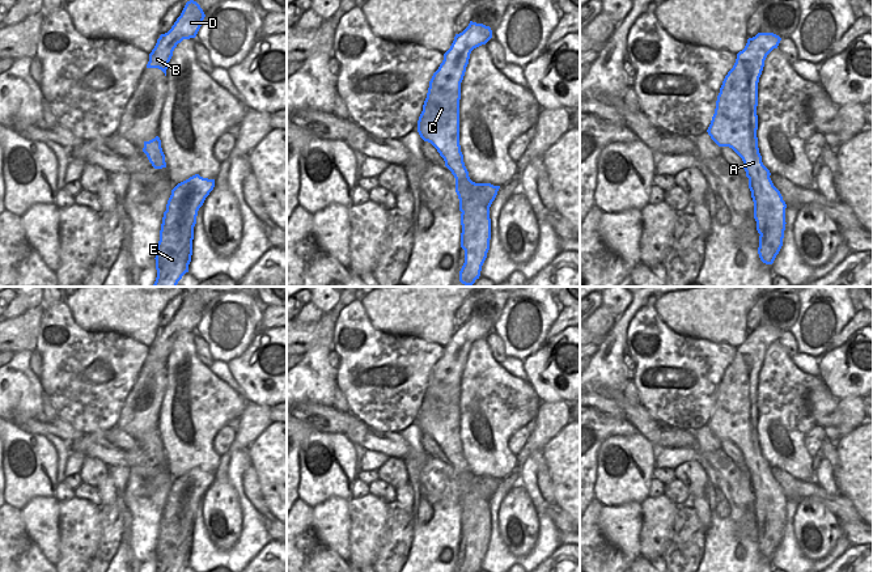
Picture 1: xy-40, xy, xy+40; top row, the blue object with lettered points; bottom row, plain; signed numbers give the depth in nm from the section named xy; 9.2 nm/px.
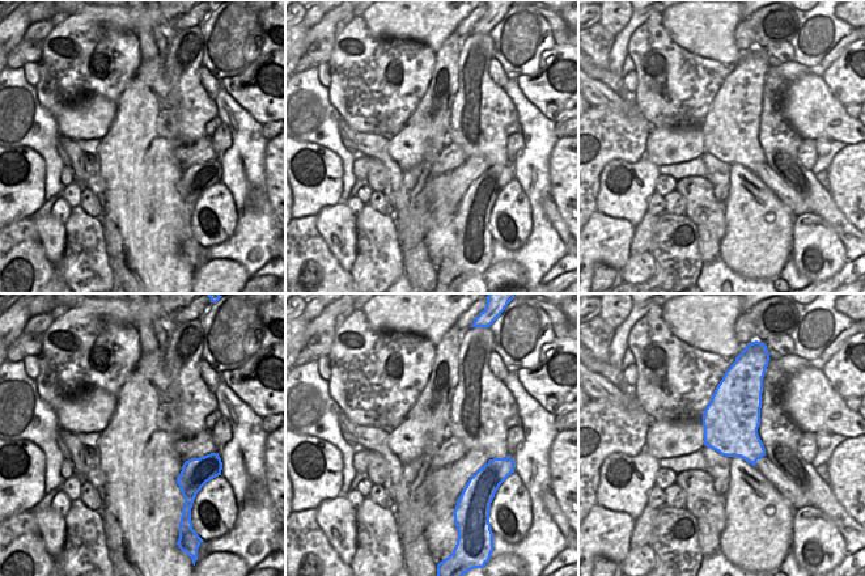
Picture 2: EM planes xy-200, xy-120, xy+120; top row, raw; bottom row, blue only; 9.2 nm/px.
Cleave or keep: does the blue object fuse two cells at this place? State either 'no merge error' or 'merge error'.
merge error

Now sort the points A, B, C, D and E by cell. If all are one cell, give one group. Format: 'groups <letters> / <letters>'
groups A B C D / E

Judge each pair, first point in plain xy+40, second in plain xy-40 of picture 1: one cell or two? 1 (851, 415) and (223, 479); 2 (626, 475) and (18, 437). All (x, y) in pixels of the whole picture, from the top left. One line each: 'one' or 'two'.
1: one
2: one

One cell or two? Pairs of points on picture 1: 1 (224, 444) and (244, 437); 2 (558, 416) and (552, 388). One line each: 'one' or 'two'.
1: two
2: two

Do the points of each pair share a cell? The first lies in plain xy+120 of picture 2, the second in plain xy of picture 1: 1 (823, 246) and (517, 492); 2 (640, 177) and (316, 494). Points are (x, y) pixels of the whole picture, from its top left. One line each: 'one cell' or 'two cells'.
1: one cell
2: one cell

